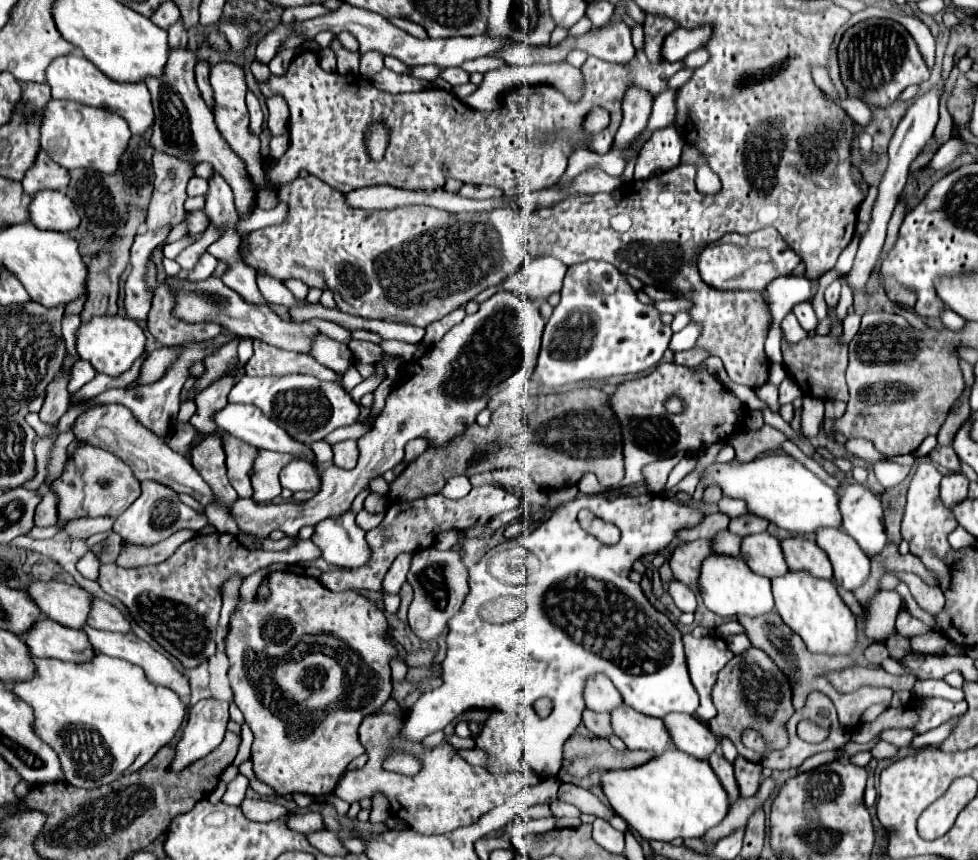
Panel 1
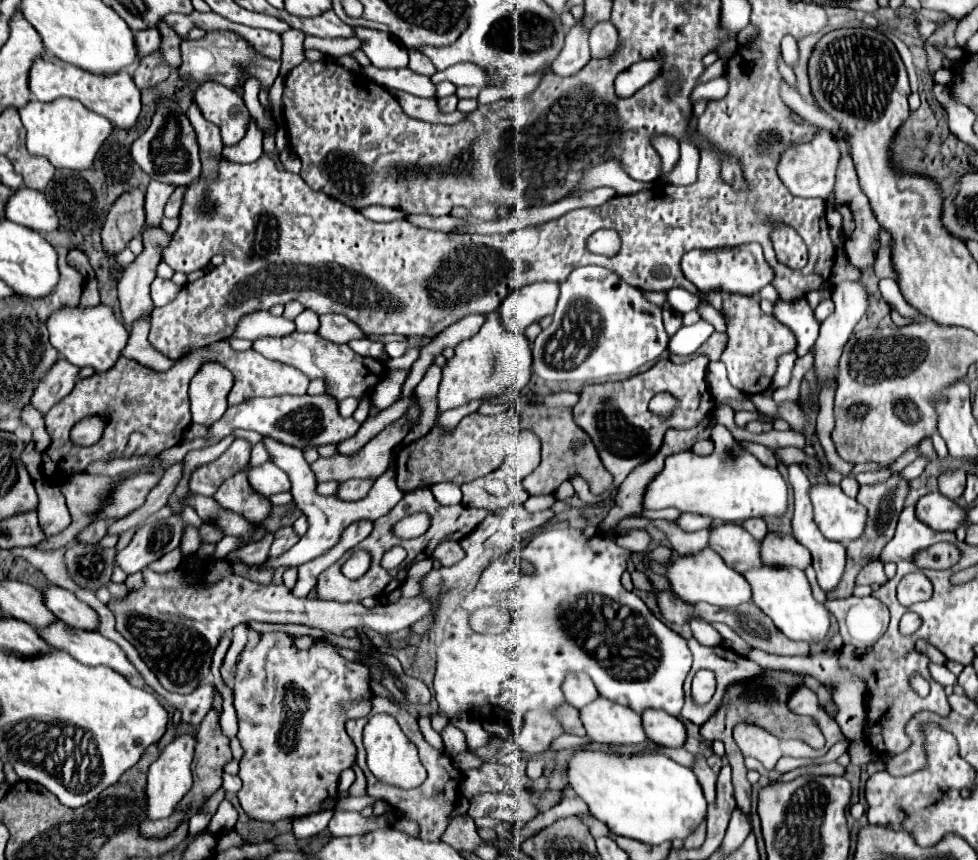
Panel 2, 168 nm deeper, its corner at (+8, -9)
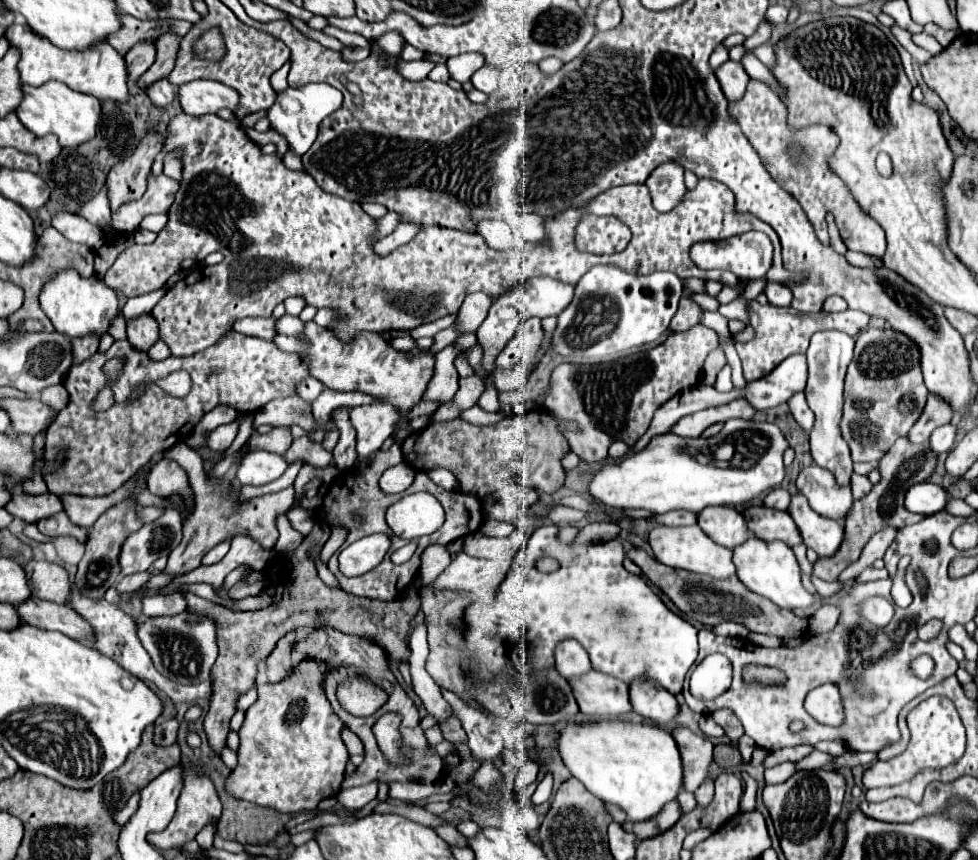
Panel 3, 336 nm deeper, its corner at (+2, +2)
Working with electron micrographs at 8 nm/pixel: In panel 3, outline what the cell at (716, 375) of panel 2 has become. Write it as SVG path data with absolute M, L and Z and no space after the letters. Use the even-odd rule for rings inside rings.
M702 311L702 325L714 329L718 333L718 337L730 339L730 331L728 331L728 319L722 317L720 313L712 313L712 311Z

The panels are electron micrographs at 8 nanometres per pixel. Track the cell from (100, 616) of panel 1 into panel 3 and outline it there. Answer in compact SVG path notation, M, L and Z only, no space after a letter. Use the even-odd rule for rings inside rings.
M30 561L24 571L28 575L34 597L48 599L60 605L70 605L72 587L64 567L48 561Z

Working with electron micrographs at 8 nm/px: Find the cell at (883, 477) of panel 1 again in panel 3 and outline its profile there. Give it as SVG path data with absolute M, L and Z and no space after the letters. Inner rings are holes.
M942 425L938 427L932 437L930 437L930 449L940 455L940 453L946 453L952 449L954 445L954 437L956 437L956 427L952 425Z

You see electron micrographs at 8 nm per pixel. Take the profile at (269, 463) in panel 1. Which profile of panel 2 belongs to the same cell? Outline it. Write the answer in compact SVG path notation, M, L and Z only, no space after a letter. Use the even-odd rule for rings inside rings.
M254 444L254 446L252 446L252 460L250 460L248 468L260 466L260 464L264 464L264 462L266 462L266 448L264 448L264 444Z

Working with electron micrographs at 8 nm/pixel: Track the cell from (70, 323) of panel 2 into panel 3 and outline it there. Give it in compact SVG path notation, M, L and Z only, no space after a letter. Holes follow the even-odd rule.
M72 269L58 273L54 281L48 281L40 293L40 307L50 317L54 329L68 337L102 337L108 333L112 319L120 315L120 305L114 289L110 289L98 277L80 277Z

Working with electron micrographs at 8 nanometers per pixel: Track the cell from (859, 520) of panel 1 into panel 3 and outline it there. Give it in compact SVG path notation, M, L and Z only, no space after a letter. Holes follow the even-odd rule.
M810 465L800 471L796 485L816 513L834 521L846 521L854 505L854 497L850 487L838 485L830 471Z

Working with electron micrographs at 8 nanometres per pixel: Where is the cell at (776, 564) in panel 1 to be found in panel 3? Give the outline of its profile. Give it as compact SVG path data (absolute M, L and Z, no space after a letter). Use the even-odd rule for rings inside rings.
M706 507L698 515L698 525L722 547L734 549L752 537L746 519L734 507Z

